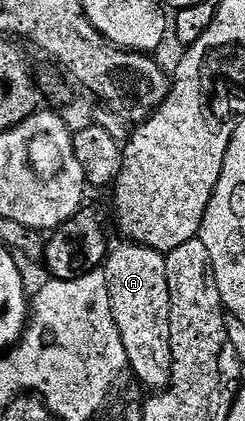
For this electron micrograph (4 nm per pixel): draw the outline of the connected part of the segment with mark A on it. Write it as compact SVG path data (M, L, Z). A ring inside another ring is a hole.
M132 242L115 243L108 249L103 263L103 271L107 278L107 286L111 294L113 317L117 323L119 334L123 338L123 350L129 359L129 368L149 390L164 390L169 387L173 377L173 355L171 354L171 294L167 286L167 266L165 256L149 248L146 244Z

